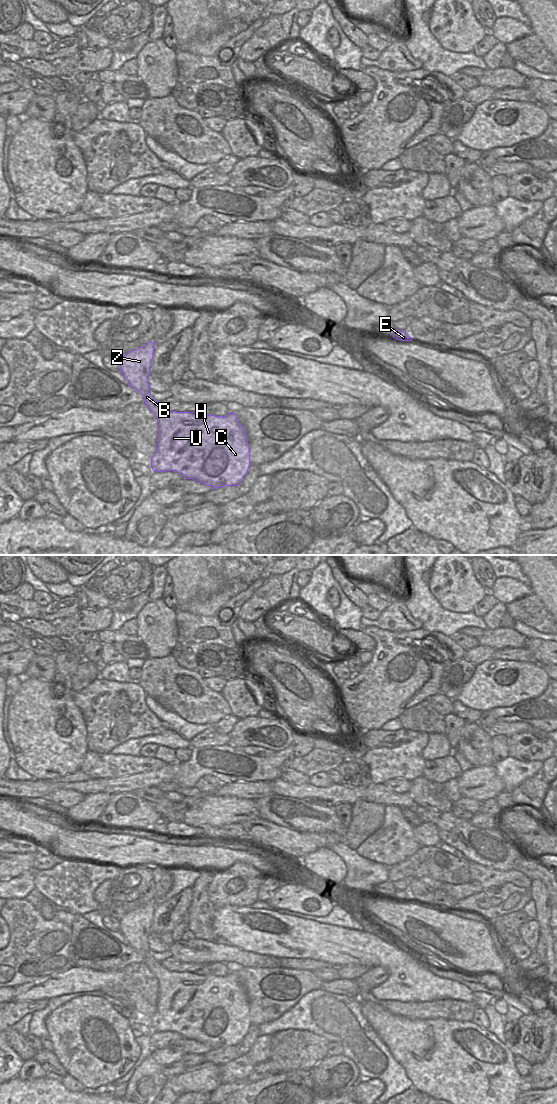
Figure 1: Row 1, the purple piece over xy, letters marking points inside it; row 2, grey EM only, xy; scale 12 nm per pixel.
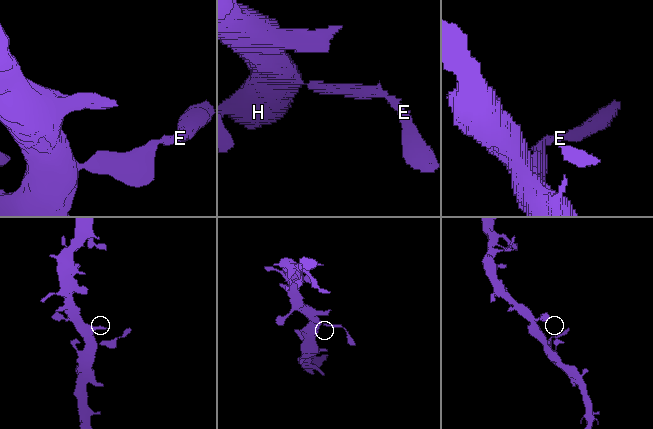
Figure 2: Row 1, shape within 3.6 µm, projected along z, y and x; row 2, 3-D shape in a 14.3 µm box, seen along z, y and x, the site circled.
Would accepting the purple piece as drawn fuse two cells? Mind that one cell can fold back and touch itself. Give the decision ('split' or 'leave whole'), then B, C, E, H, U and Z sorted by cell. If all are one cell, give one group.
leave whole; B C E H U Z

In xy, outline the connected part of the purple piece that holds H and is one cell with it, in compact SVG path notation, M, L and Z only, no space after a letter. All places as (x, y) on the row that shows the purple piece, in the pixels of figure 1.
M155 341L123 355L120 372L143 395L159 422L159 439L151 458L153 471L173 471L213 490L237 486L251 467L247 434L236 413L197 415L165 409L151 396L148 376Z

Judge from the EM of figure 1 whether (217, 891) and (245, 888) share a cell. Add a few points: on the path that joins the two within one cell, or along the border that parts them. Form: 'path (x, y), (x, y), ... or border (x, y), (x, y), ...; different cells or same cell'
path (224, 890), (238, 890); same cell

